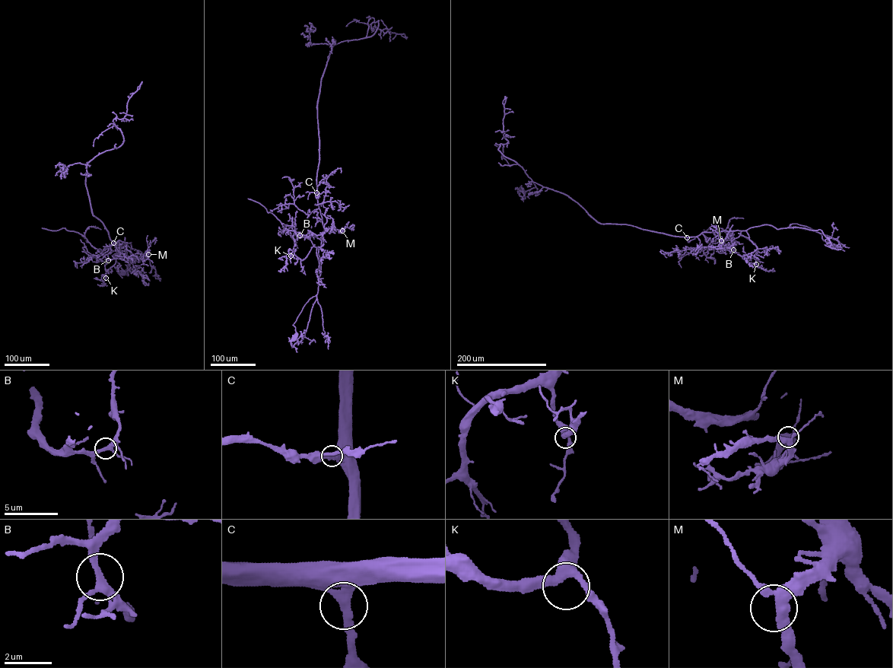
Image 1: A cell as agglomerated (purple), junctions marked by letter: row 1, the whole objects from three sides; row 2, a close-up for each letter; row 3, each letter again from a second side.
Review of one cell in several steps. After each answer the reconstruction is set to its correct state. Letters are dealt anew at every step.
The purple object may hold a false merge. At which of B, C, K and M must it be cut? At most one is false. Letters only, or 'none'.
B

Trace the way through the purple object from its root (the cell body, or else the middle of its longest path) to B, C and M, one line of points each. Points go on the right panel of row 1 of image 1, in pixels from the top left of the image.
B: (832, 246), (805, 226), (792, 224), (777, 229), (765, 224), (742, 230), (732, 241), (735, 243), (733, 249)
C: (832, 246), (816, 231), (794, 224), (786, 228), (777, 229), (765, 224), (745, 230), (702, 232), (687, 237)
M: (832, 246), (816, 231), (794, 224), (777, 229), (765, 224), (729, 231), (722, 241), (719, 236), (721, 240)

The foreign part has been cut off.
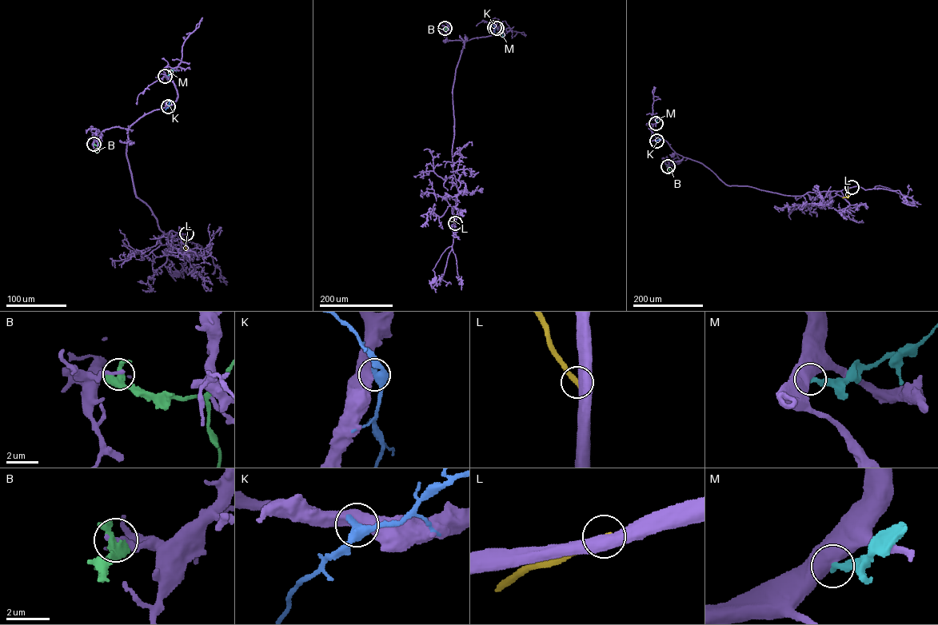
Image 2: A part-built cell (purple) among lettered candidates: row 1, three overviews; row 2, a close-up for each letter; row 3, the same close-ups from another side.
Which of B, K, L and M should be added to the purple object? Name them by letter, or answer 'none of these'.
none of these

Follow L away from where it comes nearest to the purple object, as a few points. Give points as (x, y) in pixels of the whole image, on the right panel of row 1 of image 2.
L: (852, 187), (848, 189), (848, 197), (842, 197)

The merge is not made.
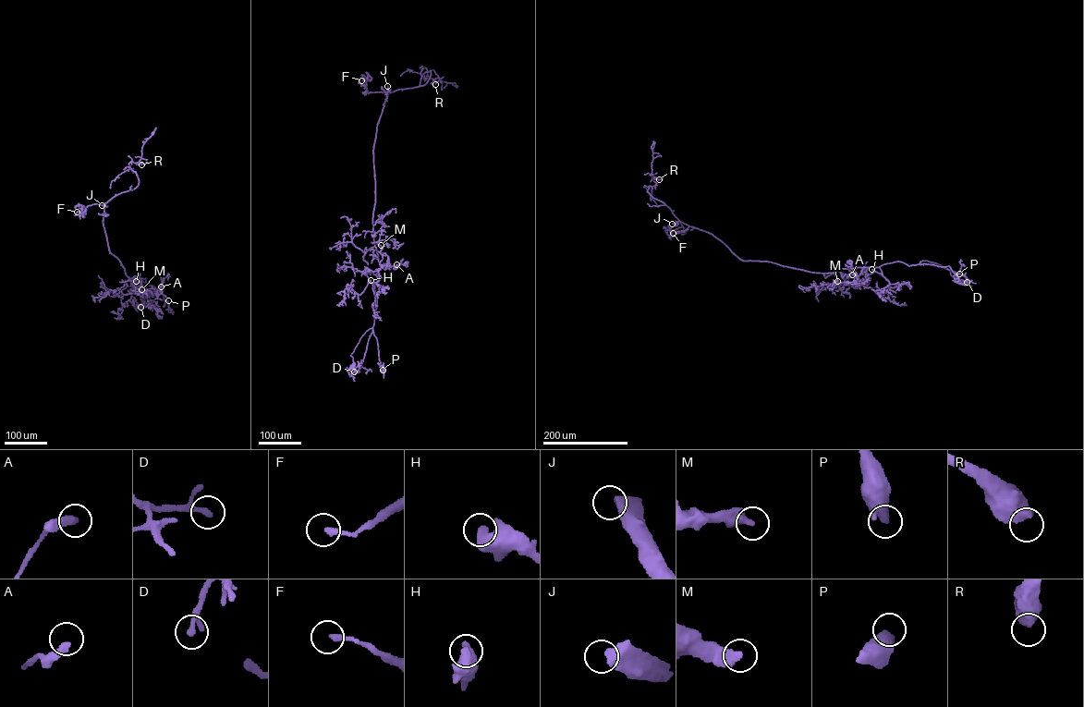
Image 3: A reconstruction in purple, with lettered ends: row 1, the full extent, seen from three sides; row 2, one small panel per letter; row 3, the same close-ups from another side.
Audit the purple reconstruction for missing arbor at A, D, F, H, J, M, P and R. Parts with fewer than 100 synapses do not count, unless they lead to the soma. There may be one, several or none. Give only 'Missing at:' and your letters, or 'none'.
Missing at: J

